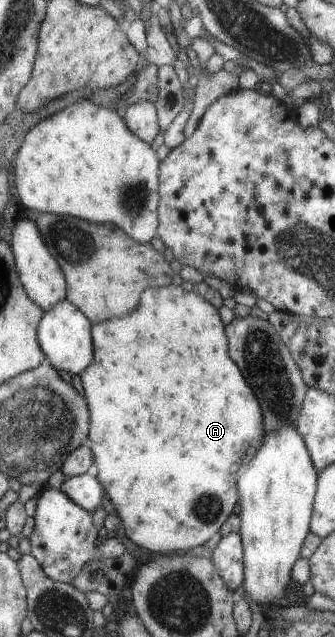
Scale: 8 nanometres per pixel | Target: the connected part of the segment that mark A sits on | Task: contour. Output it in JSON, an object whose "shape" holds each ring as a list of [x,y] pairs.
{"shape":[[[168,284],[160,289],[146,289],[142,293],[142,301],[138,301],[138,309],[134,309],[124,319],[112,319],[98,325],[92,325],[92,340],[94,361],[90,369],[80,375],[86,401],[90,401],[90,425],[88,437],[93,462],[97,465],[97,478],[105,491],[117,516],[121,519],[125,536],[138,548],[152,553],[185,553],[188,549],[202,545],[208,537],[212,537],[218,527],[228,519],[236,501],[239,500],[236,479],[244,473],[248,461],[262,445],[266,435],[262,427],[260,406],[252,390],[240,373],[240,369],[230,361],[226,353],[225,327],[216,313],[216,308],[210,305],[194,292],[186,292],[180,286]]]}

